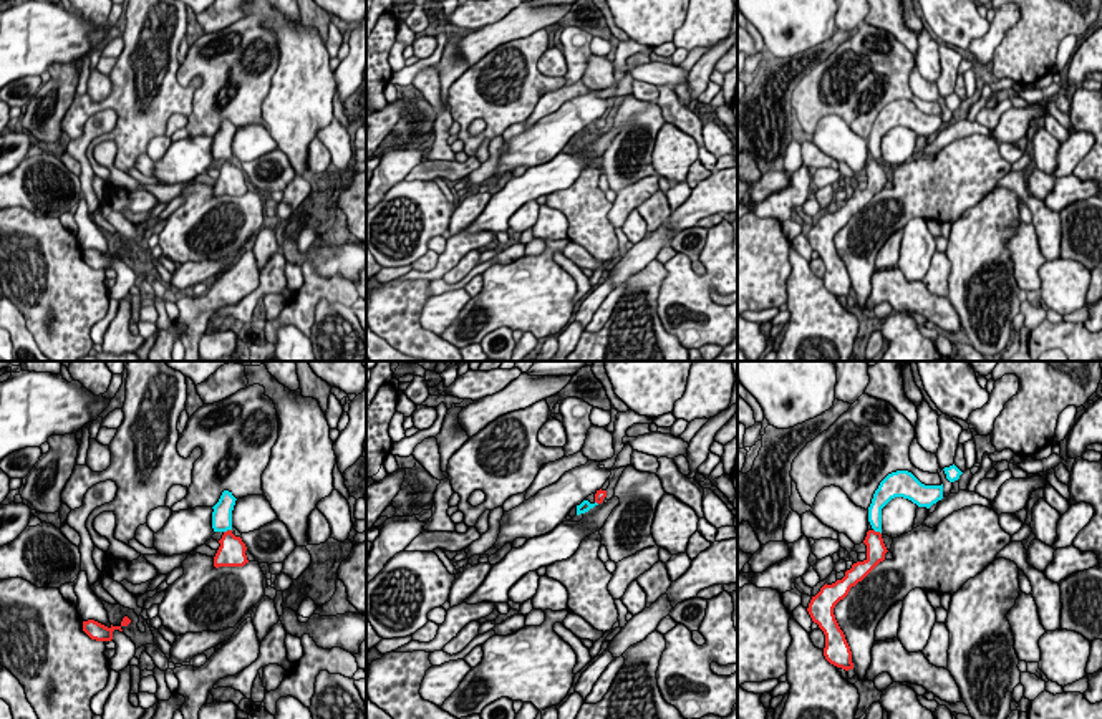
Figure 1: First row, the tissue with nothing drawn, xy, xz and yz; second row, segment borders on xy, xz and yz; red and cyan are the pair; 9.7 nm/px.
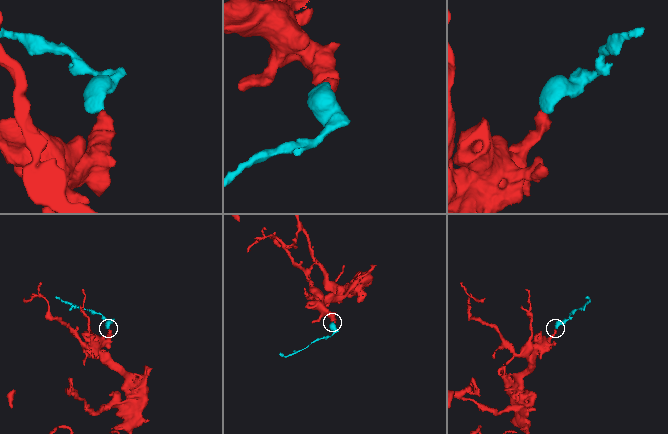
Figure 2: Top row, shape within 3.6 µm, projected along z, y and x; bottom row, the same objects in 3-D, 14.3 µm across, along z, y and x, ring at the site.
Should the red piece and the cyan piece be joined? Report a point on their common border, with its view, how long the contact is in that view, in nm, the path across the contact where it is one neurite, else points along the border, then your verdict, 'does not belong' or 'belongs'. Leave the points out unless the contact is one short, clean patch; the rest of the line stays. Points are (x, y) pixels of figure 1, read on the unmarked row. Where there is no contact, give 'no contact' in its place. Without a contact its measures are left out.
contact xy (227, 159); length 90 nm; way xy (231, 181), (227, 159), (222, 151), (222, 139); belongs

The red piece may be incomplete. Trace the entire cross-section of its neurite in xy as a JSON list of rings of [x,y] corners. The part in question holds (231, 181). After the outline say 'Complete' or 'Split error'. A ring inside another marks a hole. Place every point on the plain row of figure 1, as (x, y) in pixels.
[[[224,119],[219,131],[212,136],[212,157],[222,161],[220,176],[214,186],[214,195],[244,195],[249,192],[245,172],[232,162],[232,139],[235,134],[232,121]]]. Split error

